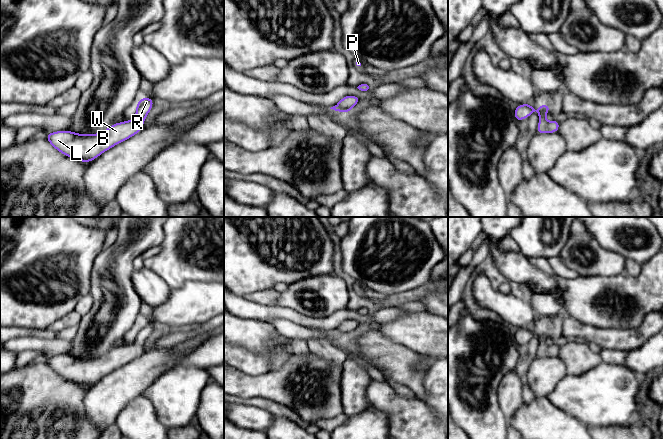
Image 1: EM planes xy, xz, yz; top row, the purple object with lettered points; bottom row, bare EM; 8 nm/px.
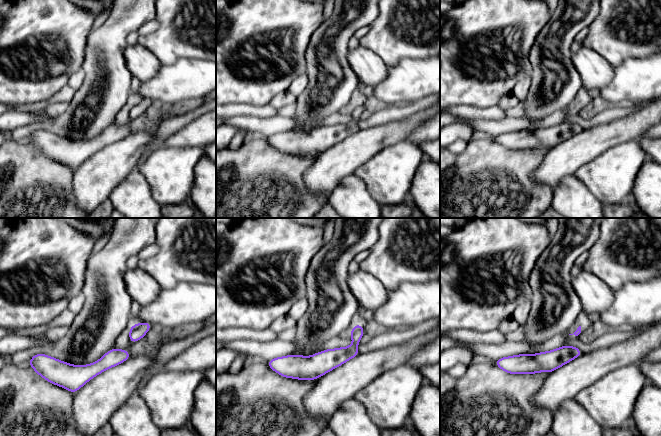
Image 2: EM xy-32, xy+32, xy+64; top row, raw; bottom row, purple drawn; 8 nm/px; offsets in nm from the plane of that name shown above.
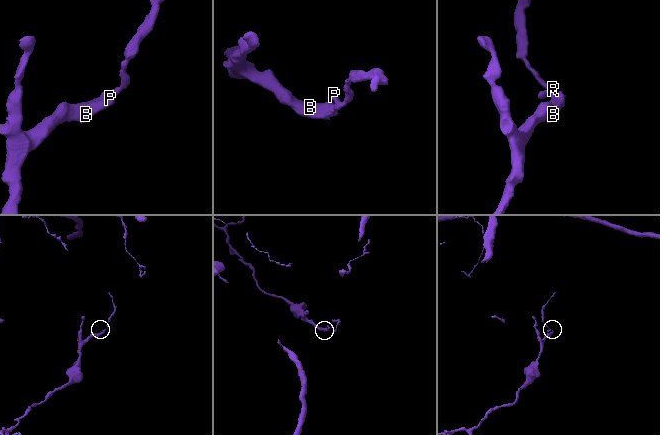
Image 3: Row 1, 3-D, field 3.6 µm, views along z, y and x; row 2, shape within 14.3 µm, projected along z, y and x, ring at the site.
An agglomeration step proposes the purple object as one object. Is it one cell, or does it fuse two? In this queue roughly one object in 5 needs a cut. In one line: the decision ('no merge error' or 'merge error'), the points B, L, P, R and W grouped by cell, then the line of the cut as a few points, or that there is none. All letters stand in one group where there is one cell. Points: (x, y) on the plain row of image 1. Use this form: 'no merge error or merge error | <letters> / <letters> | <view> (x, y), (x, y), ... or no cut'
no merge error | B L P R W | no cut

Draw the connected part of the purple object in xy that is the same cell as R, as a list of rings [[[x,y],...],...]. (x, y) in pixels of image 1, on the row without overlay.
[[[143,321],[136,328],[133,344],[112,348],[97,358],[79,358],[68,354],[46,357],[46,364],[63,379],[89,387],[105,375],[139,357],[144,352],[144,344],[153,329],[151,321]]]

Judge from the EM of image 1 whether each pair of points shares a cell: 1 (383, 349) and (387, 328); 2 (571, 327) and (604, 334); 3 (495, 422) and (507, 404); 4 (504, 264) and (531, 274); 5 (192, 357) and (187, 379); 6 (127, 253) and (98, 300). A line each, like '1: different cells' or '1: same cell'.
1: different cells
2: same cell
3: different cells
4: same cell
5: different cells
6: same cell

